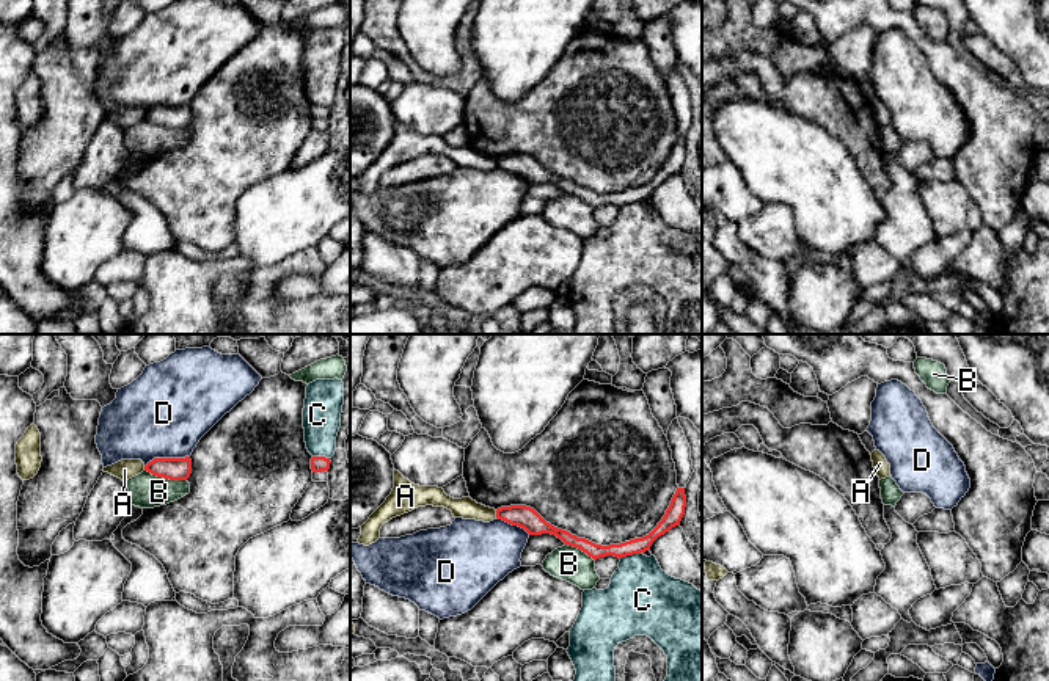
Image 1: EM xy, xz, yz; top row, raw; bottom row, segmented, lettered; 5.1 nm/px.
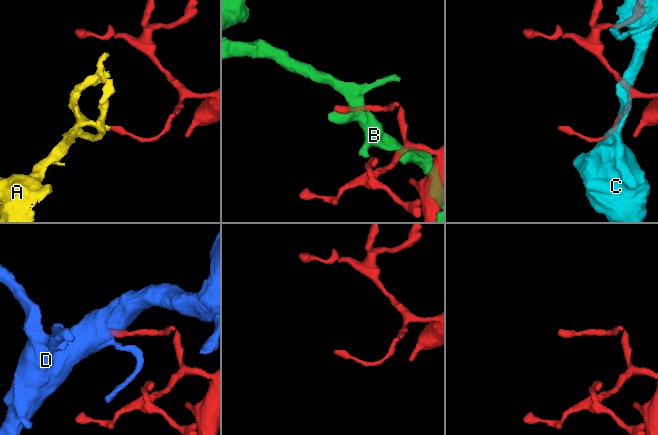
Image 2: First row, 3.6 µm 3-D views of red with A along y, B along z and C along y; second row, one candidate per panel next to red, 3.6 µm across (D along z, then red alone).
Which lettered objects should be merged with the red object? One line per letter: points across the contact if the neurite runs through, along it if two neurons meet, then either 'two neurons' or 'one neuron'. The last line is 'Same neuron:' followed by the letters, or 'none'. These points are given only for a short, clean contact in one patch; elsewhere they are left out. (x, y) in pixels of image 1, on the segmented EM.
A: two neurons
B: two neurons
C: two neurons
D: two neurons
Same neuron: none

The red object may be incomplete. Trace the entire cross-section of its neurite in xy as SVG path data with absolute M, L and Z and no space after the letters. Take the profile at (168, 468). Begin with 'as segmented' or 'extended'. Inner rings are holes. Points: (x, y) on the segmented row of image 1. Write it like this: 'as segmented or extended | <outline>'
as segmented | M154 458L144 466L152 475L170 480L187 480L192 474L192 460L185 458Z

